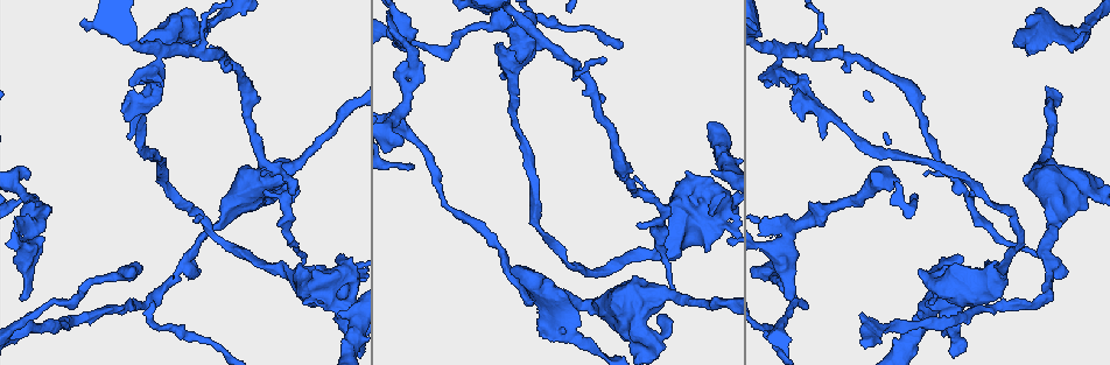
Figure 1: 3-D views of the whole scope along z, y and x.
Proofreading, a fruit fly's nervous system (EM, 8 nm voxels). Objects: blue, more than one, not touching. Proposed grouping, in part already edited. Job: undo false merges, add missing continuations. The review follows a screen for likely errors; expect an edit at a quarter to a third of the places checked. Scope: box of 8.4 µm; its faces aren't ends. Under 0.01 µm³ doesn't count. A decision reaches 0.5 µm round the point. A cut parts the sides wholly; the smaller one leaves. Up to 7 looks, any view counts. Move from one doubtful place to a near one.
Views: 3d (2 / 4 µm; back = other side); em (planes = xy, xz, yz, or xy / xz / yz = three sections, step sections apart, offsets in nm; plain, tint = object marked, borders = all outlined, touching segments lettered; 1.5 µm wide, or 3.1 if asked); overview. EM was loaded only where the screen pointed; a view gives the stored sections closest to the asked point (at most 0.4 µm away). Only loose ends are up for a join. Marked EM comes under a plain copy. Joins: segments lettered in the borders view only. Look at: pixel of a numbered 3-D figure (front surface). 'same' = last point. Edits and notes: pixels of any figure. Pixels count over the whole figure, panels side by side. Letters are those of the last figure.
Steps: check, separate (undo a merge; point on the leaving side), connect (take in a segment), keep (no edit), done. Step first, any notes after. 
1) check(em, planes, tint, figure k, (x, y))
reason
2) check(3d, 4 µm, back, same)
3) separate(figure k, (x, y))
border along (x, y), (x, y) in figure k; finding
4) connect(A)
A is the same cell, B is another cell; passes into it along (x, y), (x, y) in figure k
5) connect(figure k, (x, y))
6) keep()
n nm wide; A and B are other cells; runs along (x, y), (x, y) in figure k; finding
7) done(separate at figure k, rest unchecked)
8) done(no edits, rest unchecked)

check(em, planes, borders, figure 1, (512, 270))

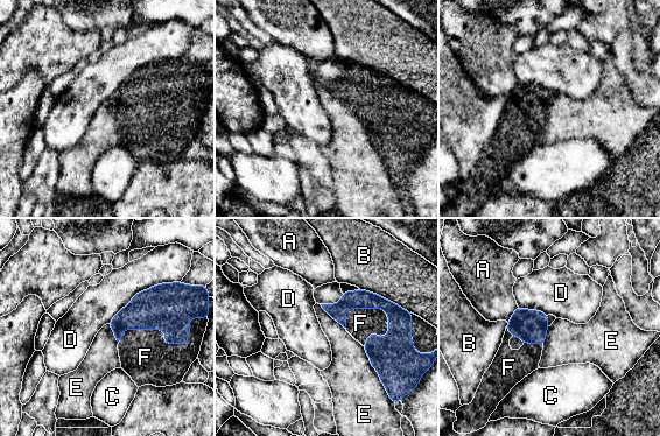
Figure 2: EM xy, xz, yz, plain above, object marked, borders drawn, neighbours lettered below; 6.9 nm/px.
connect(F)
F is the same cell, A, B, C, D and E are other cells; passes into it along (399, 320), (374, 308), (360, 323) in figure 2; it goes on there

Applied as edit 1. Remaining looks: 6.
check(3d, 2 µm, figure 1, (547, 335))

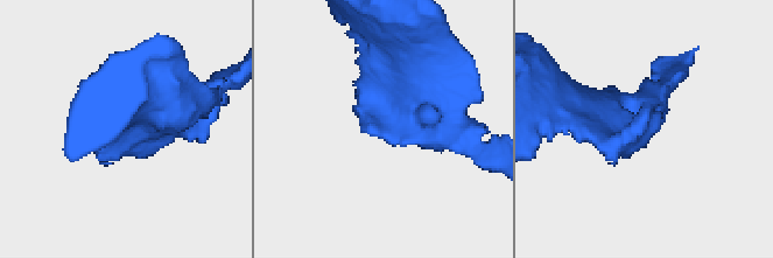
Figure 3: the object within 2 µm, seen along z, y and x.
check(em, xz, step 4, tint, figure 3, (378, 133))

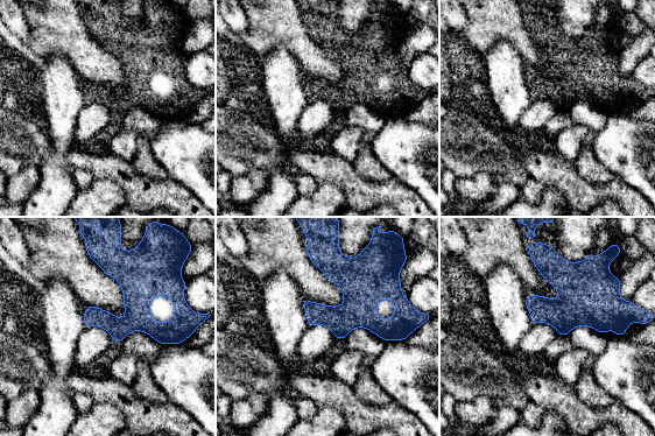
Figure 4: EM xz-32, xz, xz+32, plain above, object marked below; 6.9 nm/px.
check(em, yz, step 8, borders, same)
cut it another way

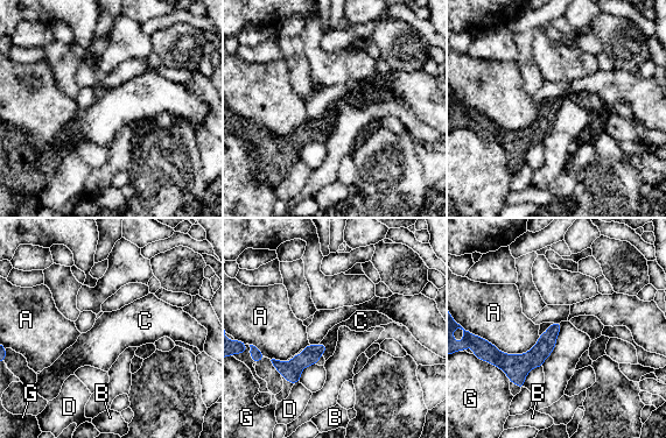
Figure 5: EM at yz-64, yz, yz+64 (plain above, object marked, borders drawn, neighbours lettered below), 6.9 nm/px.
keep()
A touches over 420 nm; A, B, C, D and G are other cells; runs along (558, 325), (527, 361), (495, 354) in figure 5; none of them fits

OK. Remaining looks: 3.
check(3d, 2 µm, figure 1, (660, 317))
free end

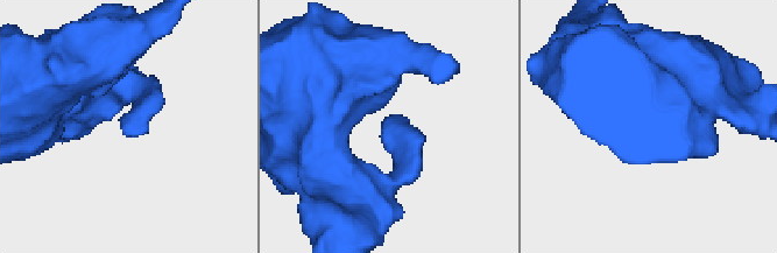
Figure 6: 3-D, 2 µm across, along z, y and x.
check(em, planes, borders, figure 6, (391, 119))
now the EM

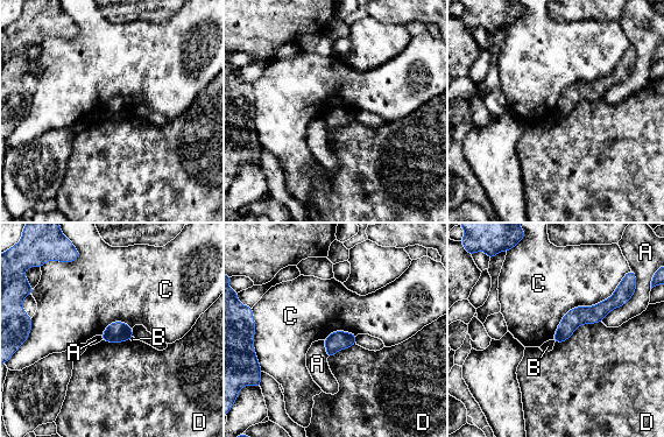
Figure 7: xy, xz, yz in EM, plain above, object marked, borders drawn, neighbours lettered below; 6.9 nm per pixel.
keep()
C touches over 650 nm; A, B, C and D are other cells; none of them fits

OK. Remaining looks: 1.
done(connect at figure 2, rest unchecked)

